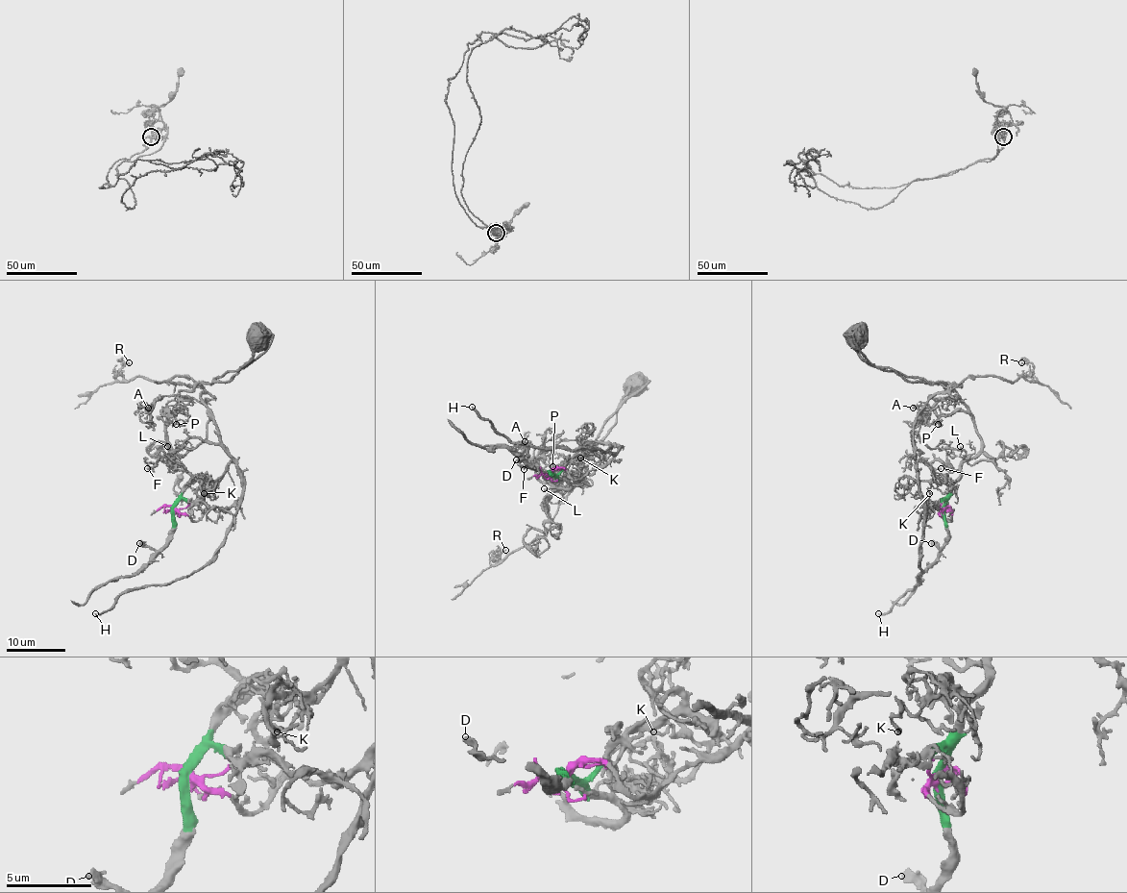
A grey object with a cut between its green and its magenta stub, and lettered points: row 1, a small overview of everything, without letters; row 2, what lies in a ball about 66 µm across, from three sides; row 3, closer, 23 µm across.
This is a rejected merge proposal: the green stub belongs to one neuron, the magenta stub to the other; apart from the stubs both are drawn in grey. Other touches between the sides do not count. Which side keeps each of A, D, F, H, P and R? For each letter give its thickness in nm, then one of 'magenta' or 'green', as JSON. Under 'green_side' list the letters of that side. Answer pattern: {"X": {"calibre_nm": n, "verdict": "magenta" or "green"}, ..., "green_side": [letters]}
{"A": {"calibre_nm": 160, "verdict": "green"}, "D": {"calibre_nm": 360, "verdict": "green"}, "F": {"calibre_nm": 180, "verdict": "green"}, "H": {"calibre_nm": 220, "verdict": "magenta"}, "P": {"calibre_nm": 130, "verdict": "green"}, "R": {"calibre_nm": 150, "verdict": "magenta"}, "green_side": ["A", "D", "F", "P"]}

